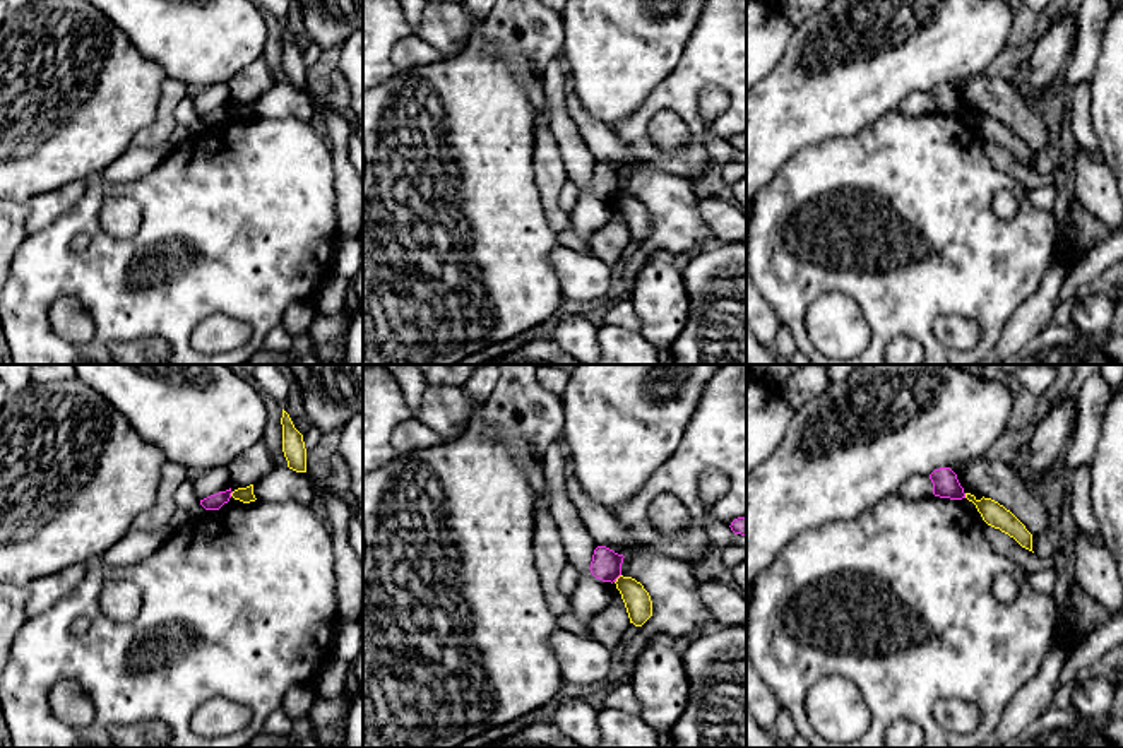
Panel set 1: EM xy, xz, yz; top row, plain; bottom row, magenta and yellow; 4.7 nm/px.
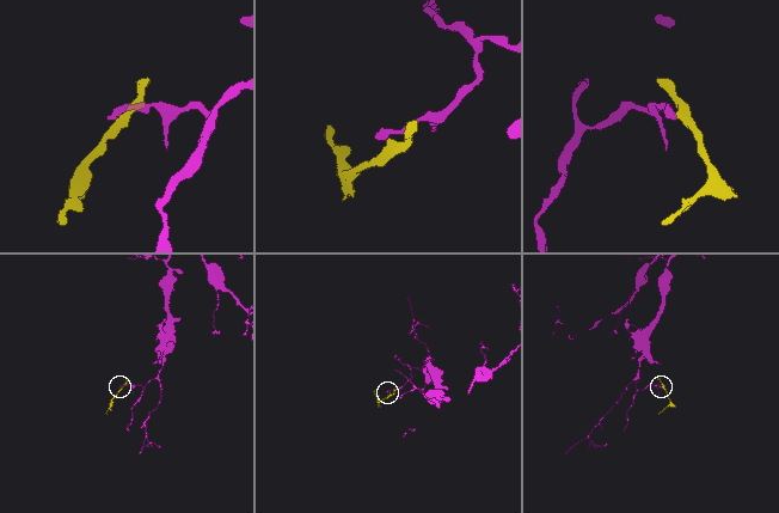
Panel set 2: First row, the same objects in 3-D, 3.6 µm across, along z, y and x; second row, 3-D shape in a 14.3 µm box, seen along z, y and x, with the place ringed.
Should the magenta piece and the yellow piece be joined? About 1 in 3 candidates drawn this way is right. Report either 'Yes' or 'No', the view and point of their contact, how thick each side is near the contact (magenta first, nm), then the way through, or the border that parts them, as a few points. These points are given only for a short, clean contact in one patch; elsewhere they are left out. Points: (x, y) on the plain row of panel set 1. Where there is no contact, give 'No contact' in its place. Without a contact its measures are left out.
No. Touches magenta at xz (617, 194). Thickness 140 nm (magenta) against 130 nm. Boundary: xz (620, 190), (615, 199)

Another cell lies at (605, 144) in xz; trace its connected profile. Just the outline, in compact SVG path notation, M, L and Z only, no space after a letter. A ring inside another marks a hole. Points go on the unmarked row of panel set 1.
M558 55L556 60L560 62L565 74L567 110L577 123L579 132L585 140L587 147L591 149L597 163L606 163L618 171L625 171L633 164L633 156L630 154L628 147L620 140L620 137L613 130L594 120L584 110L573 92L573 75L570 70L570 63L563 55Z

